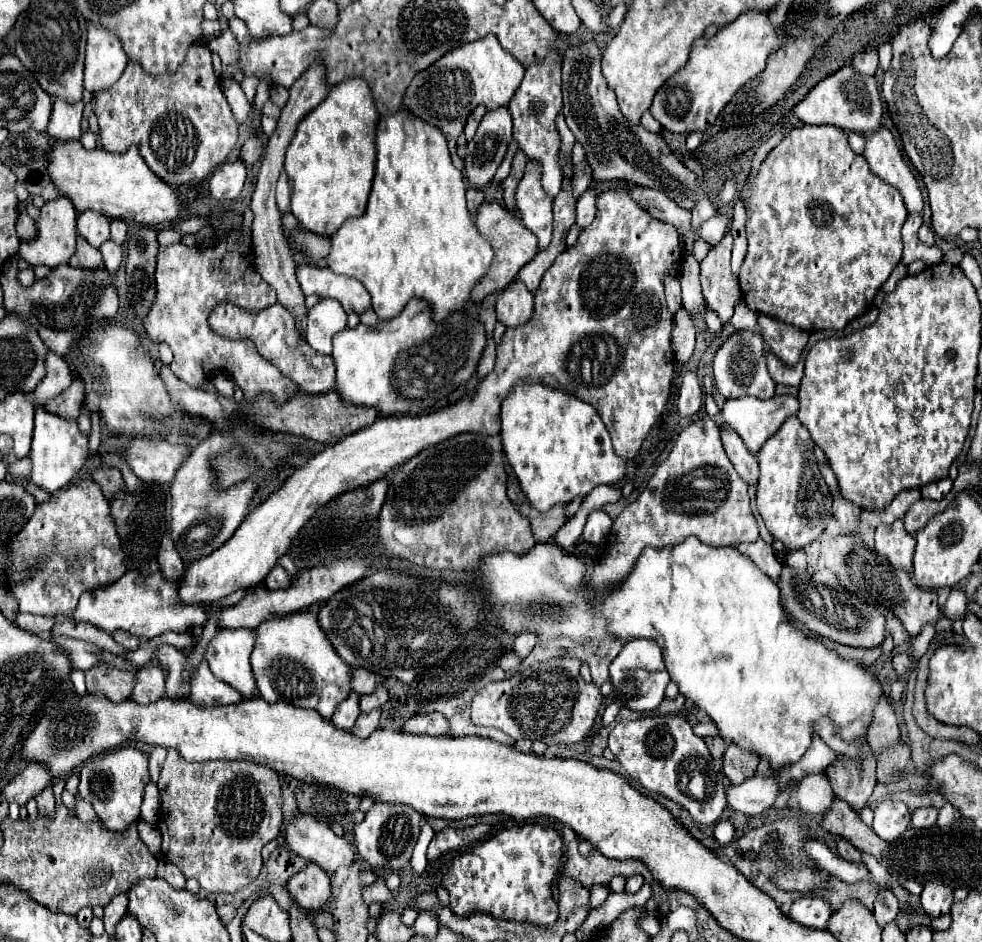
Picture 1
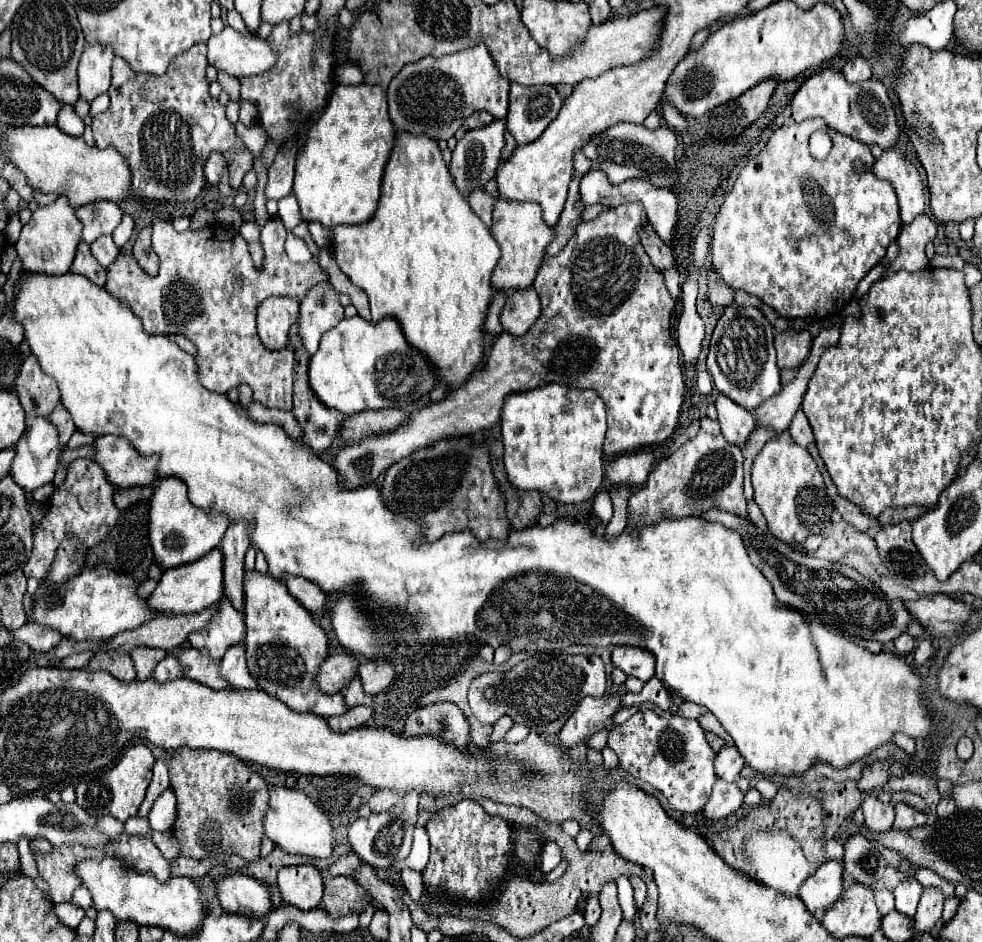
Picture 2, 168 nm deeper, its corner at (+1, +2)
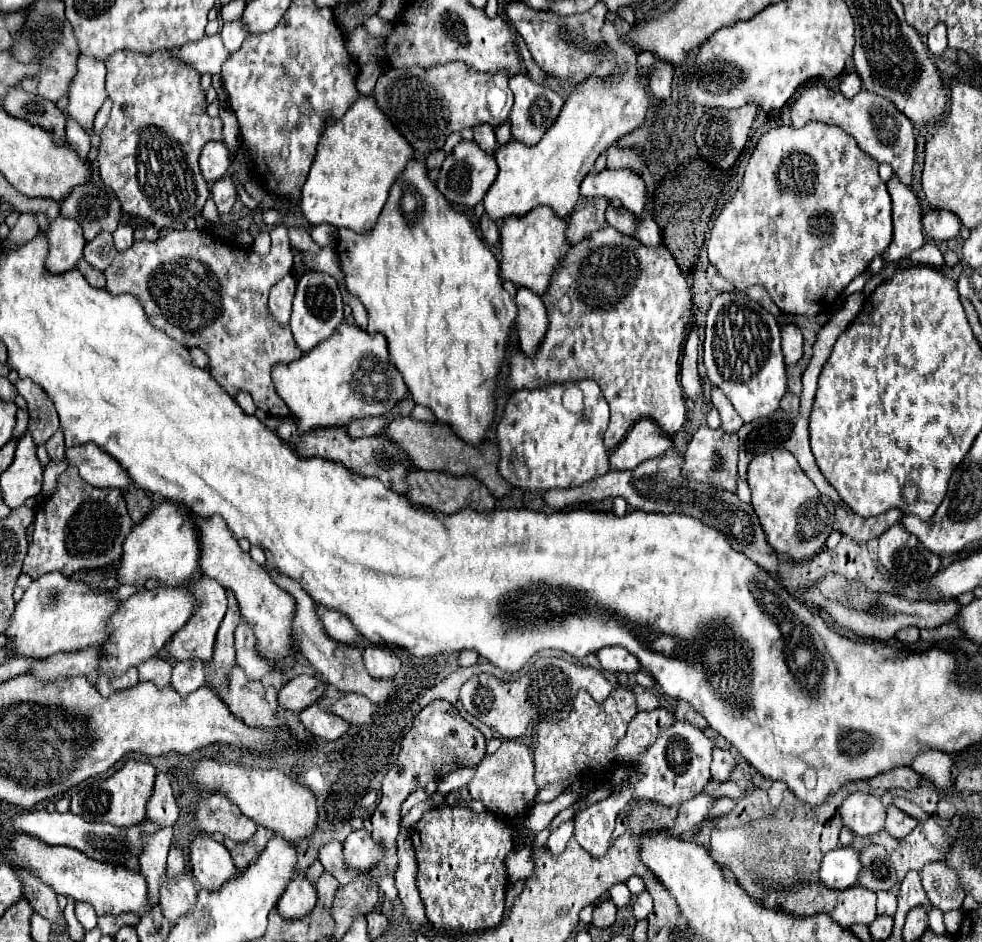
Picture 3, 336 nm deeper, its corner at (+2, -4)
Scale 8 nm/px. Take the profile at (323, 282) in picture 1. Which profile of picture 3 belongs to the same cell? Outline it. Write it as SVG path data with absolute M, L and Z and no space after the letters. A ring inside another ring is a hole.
M277 224L271 230L271 252L261 258L253 250L231 248L221 238L211 236L205 230L167 230L155 242L135 242L129 250L119 252L105 270L107 290L111 294L133 294L141 302L149 322L175 338L187 348L201 348L211 358L211 376L229 396L245 390L253 396L257 408L271 416L287 416L285 402L273 390L271 368L277 362L293 362L303 356L295 344L289 325L279 325L268 312L268 298L273 284L277 284L293 268L293 250L289 248L289 234L285 224Z

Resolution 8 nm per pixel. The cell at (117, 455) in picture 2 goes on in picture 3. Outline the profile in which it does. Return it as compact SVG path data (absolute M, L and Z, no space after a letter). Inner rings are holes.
M81 444L65 450L65 460L69 466L77 466L79 476L97 488L119 488L127 490L129 476L119 466L115 458L103 452L99 446Z

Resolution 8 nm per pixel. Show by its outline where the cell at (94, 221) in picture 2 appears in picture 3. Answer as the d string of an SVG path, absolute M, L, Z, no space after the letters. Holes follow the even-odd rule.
M91 166L91 170L93 170L91 180L81 184L81 186L75 186L69 192L69 196L61 200L61 214L65 218L77 220L83 226L85 240L93 240L99 232L113 232L119 226L119 218L121 218L121 206L119 206L117 196L101 182L101 178L97 174L97 168Z

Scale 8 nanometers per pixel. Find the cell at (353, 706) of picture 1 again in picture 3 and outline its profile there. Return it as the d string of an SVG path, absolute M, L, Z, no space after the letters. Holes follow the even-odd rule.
M269 562L265 564L265 568L269 570L273 582L295 598L295 618L293 618L293 624L291 624L291 636L293 636L297 648L301 650L301 654L309 660L309 664L331 686L335 686L341 692L357 692L357 694L363 694L373 704L379 704L379 702L387 700L393 694L393 690L395 690L395 682L391 678L387 678L387 680L371 678L367 674L365 666L363 666L363 652L359 648L349 648L349 646L345 646L341 642L335 642L333 638L327 636L325 628L323 628L323 624L321 624L319 616L317 616L317 608L315 608L313 598L309 594L305 594L305 590L301 590L301 586L297 586L297 582L289 580L289 578L281 578L281 574L277 574L277 570L273 570L273 566L269 566Z

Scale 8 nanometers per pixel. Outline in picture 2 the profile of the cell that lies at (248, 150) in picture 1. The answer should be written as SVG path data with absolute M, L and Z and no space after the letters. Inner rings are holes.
M240 148L240 150L232 156L232 162L230 162L230 168L228 168L232 190L240 190L240 186L242 186L242 176L252 170L252 162L254 162L254 156L252 156L252 152L246 150L246 148Z

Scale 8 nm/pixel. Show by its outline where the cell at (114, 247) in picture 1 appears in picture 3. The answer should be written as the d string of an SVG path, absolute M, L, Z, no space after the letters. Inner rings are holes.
M101 232L97 238L85 244L83 258L99 270L105 270L115 256L117 256L117 250L113 246L113 236L109 232Z

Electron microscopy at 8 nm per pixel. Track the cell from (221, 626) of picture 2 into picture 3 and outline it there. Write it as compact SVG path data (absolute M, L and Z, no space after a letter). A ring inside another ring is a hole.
M199 576L197 578L197 586L193 586L193 590L197 590L197 602L201 602L201 608L197 608L197 614L193 614L193 618L189 618L189 622L177 632L177 636L173 636L169 640L169 646L165 646L167 654L173 660L189 660L189 658L199 658L203 662L211 660L213 654L213 642L215 642L215 634L219 630L219 624L225 616L227 610L227 594L225 588L221 584L217 584L215 580L207 578L207 576Z

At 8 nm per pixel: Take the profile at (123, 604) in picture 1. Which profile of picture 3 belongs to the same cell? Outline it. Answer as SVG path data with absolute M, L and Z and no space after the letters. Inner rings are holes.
M59 572L45 574L33 580L17 602L5 630L5 638L13 638L13 646L3 646L3 650L15 658L47 658L57 652L77 652L99 646L107 638L105 624L117 606L119 602L111 598L111 592L99 592Z

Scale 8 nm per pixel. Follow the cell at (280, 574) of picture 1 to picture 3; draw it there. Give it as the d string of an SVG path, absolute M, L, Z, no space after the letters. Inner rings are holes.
M317 606L317 612L321 616L321 622L323 622L327 634L333 640L353 646L361 638L359 630L355 630L355 626L349 622L349 618L345 618L345 614L341 614L333 608L325 608L325 606Z

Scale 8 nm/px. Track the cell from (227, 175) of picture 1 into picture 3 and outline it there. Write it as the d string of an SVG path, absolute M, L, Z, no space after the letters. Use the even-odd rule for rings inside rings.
M217 140L217 142L207 142L201 150L199 156L199 166L201 166L201 174L207 182L217 182L219 178L223 178L229 170L229 150L227 146Z

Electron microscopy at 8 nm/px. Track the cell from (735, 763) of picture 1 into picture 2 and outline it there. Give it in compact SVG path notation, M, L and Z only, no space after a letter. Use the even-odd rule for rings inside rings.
M724 746L718 752L718 756L716 756L716 774L722 780L734 782L742 768L744 768L744 760L742 760L740 752L734 746Z

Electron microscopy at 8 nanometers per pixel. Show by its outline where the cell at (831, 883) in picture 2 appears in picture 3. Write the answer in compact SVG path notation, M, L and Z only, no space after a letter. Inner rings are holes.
M841 846L841 848L825 854L821 870L819 870L819 878L821 878L821 884L825 884L829 888L845 890L845 888L857 884L859 870L861 870L859 852L855 848Z

